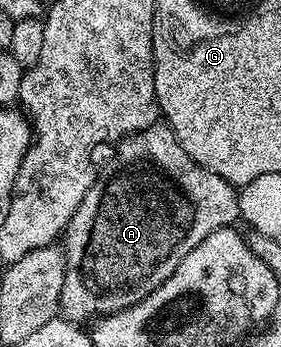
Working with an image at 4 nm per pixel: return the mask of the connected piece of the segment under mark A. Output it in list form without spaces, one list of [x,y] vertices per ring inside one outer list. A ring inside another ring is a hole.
[[[159,120],[154,125],[123,138],[121,142],[117,143],[115,150],[118,151],[115,152],[114,159],[103,170],[101,167],[97,171],[92,188],[88,188],[84,200],[80,200],[80,208],[76,208],[72,220],[64,231],[66,271],[58,305],[65,317],[79,324],[85,323],[85,318],[97,320],[103,318],[105,314],[115,314],[124,308],[132,308],[132,304],[136,304],[152,292],[156,292],[156,288],[160,288],[164,284],[164,280],[168,280],[168,276],[172,276],[172,272],[176,272],[180,260],[184,260],[184,256],[188,256],[188,252],[192,252],[192,248],[196,248],[196,244],[200,244],[200,240],[204,240],[204,236],[212,236],[212,232],[225,226],[233,227],[234,221],[239,221],[240,218],[238,213],[239,191],[228,180],[216,176],[216,172],[208,172],[203,166],[196,164],[196,160],[192,160],[192,156],[188,156],[188,152],[184,152],[180,140],[172,133],[165,121]]]

